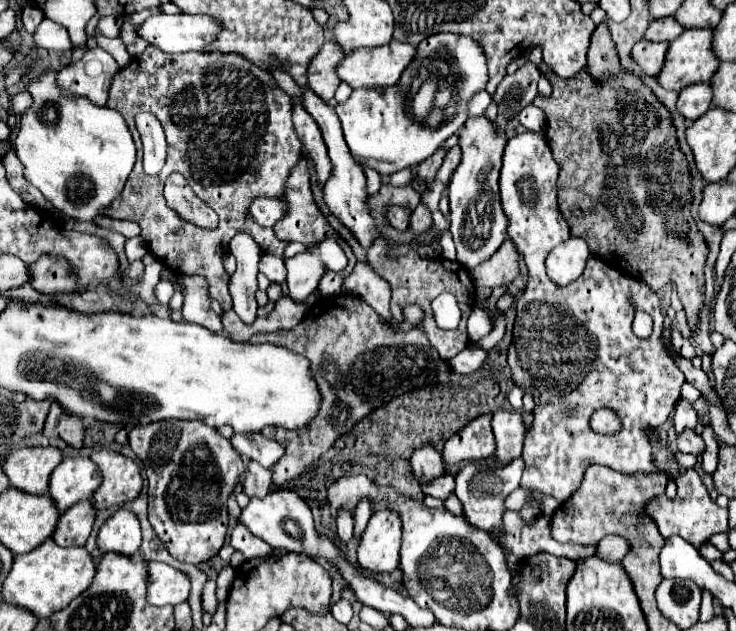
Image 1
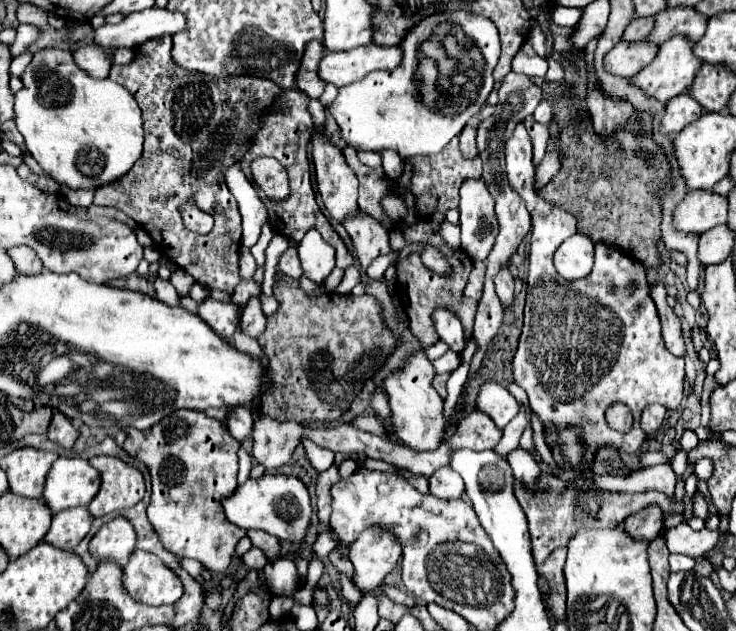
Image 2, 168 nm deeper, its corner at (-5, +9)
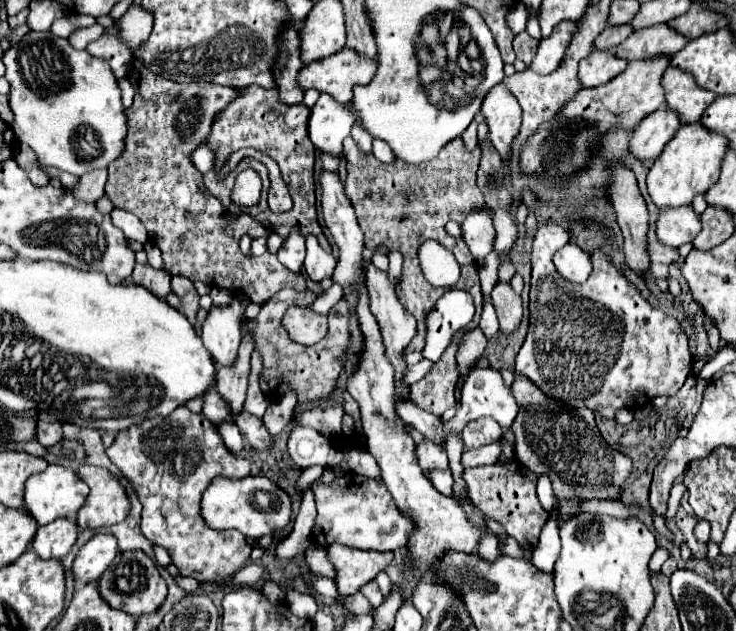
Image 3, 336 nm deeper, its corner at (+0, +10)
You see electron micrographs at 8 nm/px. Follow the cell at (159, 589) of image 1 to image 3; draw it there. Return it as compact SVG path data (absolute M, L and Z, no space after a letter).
M122 551L114 557L108 569L98 579L98 591L102 599L112 607L126 611L128 615L154 613L166 599L166 581L162 579L156 563L144 551Z

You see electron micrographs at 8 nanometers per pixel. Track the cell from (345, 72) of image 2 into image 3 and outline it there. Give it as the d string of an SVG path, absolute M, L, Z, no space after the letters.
M342 49L340 53L334 53L330 57L318 59L306 67L300 69L296 83L300 89L318 89L320 93L328 93L334 97L338 103L348 103L352 99L352 89L356 85L366 85L370 83L372 75L376 73L376 61L362 57L360 53L350 53L350 49Z

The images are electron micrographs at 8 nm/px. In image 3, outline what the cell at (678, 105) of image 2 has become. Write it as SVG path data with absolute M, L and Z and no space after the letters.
M670 109L654 111L650 113L650 117L644 117L634 129L628 149L638 161L650 165L660 157L664 145L670 141L670 137L674 137L674 131L678 127L680 121L676 113L670 113Z

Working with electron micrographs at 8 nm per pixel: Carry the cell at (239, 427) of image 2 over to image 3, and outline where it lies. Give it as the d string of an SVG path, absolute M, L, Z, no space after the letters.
M210 387L204 395L204 405L202 405L202 413L212 421L212 423L220 423L220 421L232 421L230 409L226 409L226 403L222 401L222 397L218 397L218 391L214 387Z

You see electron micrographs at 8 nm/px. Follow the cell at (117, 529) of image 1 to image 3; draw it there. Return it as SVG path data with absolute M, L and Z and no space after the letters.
M98 533L94 535L76 555L74 565L72 565L72 575L76 581L82 583L96 583L98 577L102 575L102 571L106 571L106 567L110 565L110 561L116 557L118 547L116 541L106 535L106 533Z

